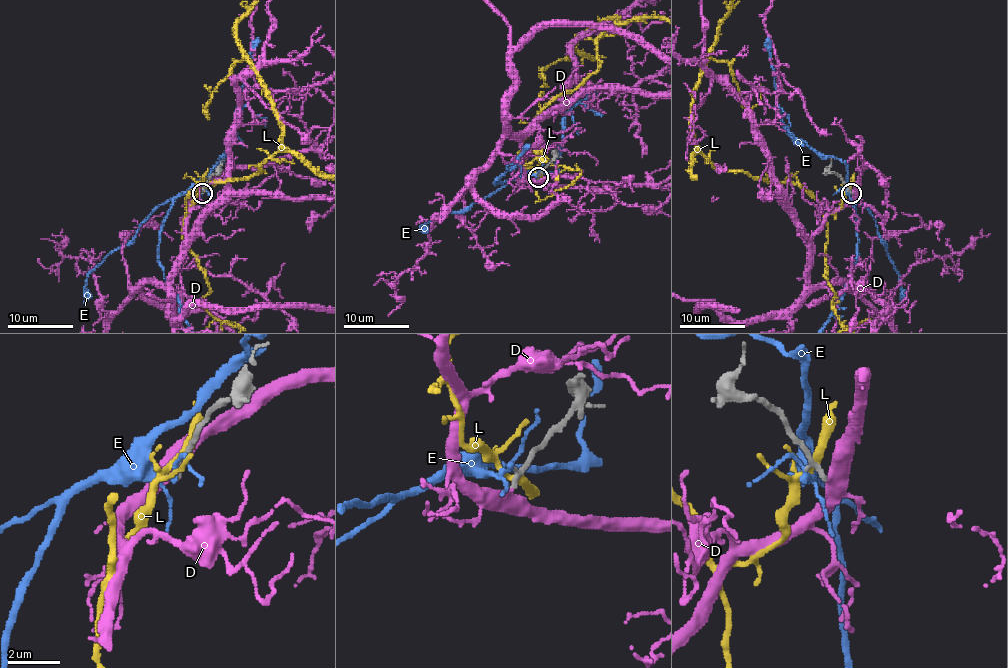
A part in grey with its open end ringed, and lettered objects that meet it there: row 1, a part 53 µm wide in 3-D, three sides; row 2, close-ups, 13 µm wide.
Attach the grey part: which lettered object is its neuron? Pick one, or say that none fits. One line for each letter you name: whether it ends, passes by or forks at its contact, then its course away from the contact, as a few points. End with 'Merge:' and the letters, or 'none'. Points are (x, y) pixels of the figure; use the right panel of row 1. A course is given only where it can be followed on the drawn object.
D: it passes by
Merge: D

